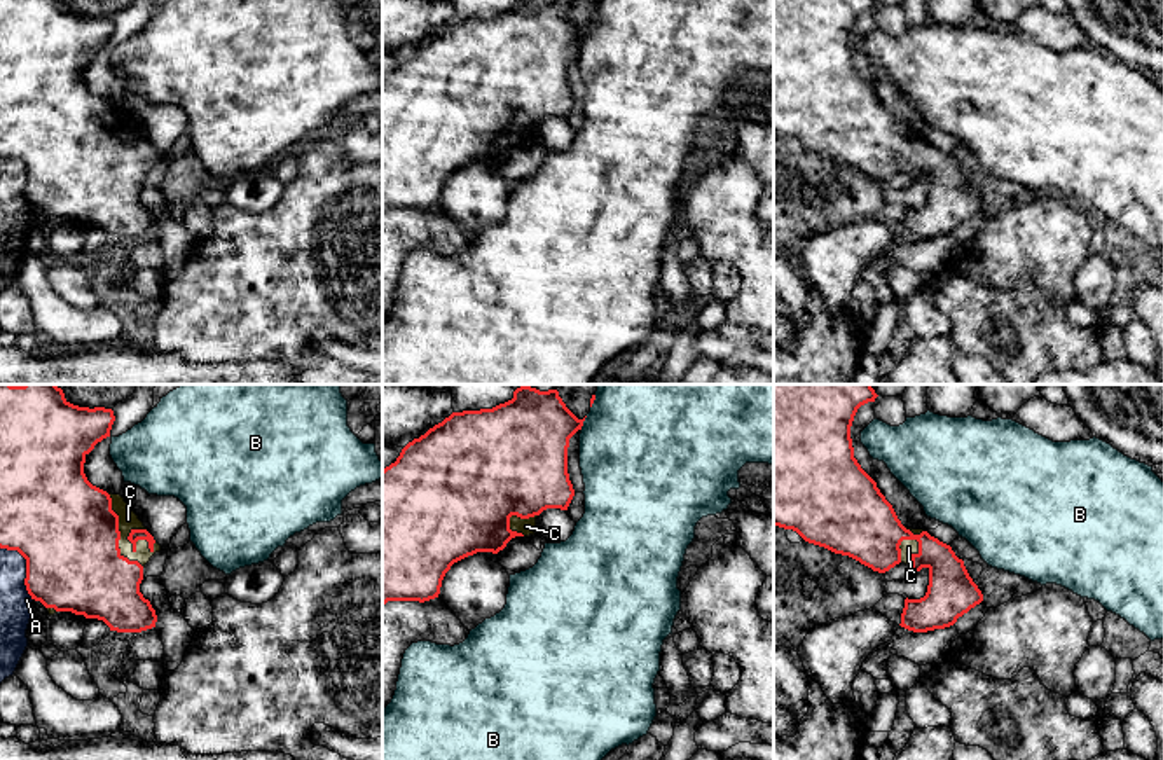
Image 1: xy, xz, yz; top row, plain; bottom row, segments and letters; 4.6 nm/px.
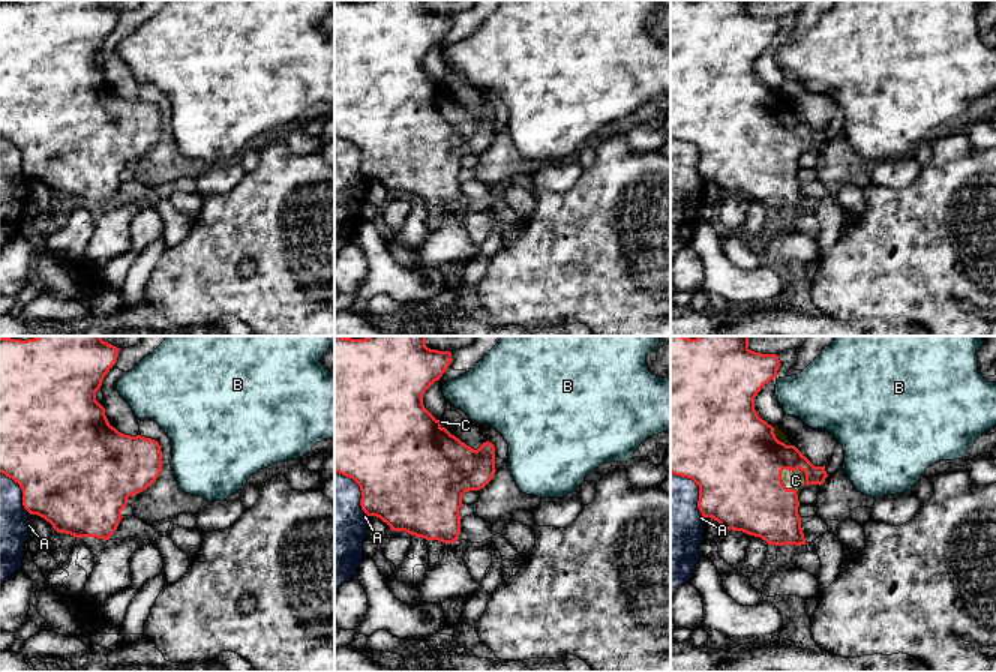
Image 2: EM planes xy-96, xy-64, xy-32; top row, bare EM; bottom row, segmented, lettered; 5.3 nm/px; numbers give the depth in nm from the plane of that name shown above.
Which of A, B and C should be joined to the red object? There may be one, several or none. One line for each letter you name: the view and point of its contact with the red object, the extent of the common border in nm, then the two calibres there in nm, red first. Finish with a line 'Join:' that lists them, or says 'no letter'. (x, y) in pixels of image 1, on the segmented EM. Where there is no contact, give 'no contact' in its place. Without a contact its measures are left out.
C: xy (119, 535) | 380 nm | 460/90 nm
Join: C

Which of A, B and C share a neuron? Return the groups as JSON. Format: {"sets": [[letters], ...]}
{"sets": [["A"], ["B"], ["C"]]}

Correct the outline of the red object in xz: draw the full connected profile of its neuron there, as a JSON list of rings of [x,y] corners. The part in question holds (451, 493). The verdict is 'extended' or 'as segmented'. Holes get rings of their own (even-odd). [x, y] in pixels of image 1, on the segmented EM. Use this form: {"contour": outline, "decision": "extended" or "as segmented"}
{"contour": [[[522,384],[513,391],[513,398],[492,409],[452,412],[442,423],[430,428],[419,439],[409,442],[395,463],[382,470],[382,605],[388,601],[430,601],[438,598],[442,580],[451,566],[477,552],[498,554],[515,536],[534,535],[536,517],[547,508],[568,510],[575,489],[568,473],[569,439],[582,430],[583,419],[578,419],[562,402],[557,390],[540,391]]], "decision": "extended"}

